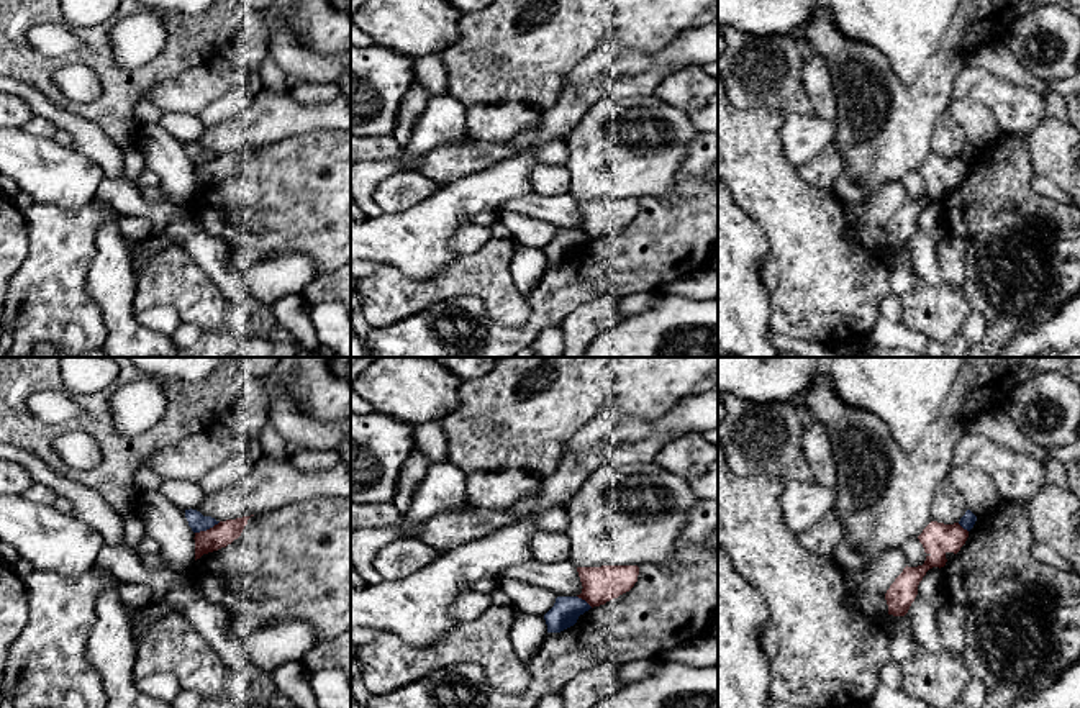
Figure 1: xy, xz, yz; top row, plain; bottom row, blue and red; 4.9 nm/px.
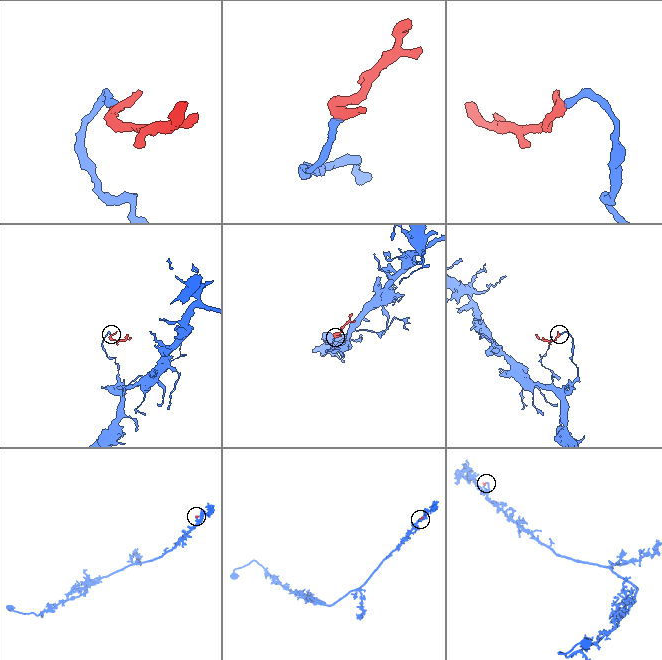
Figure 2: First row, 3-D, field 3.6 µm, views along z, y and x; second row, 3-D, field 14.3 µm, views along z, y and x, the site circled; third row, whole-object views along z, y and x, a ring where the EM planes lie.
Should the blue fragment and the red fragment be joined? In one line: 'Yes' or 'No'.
No

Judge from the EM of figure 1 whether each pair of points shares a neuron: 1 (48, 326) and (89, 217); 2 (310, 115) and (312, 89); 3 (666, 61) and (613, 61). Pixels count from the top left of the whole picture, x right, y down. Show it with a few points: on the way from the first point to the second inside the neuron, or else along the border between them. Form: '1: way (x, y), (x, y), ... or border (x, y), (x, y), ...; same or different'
1: way (48, 299), (61, 245); same
2: border (287, 92), (300, 102), (328, 102), (333, 99); different
3: way (653, 61), (626, 61); same

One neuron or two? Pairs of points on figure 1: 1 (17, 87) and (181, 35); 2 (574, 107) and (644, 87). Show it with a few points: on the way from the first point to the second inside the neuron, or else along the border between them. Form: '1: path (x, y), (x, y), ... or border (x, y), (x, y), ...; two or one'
1: border (17, 79), (35, 86), (59, 107); two
2: path (592, 92), (603, 87), (626, 87); one

